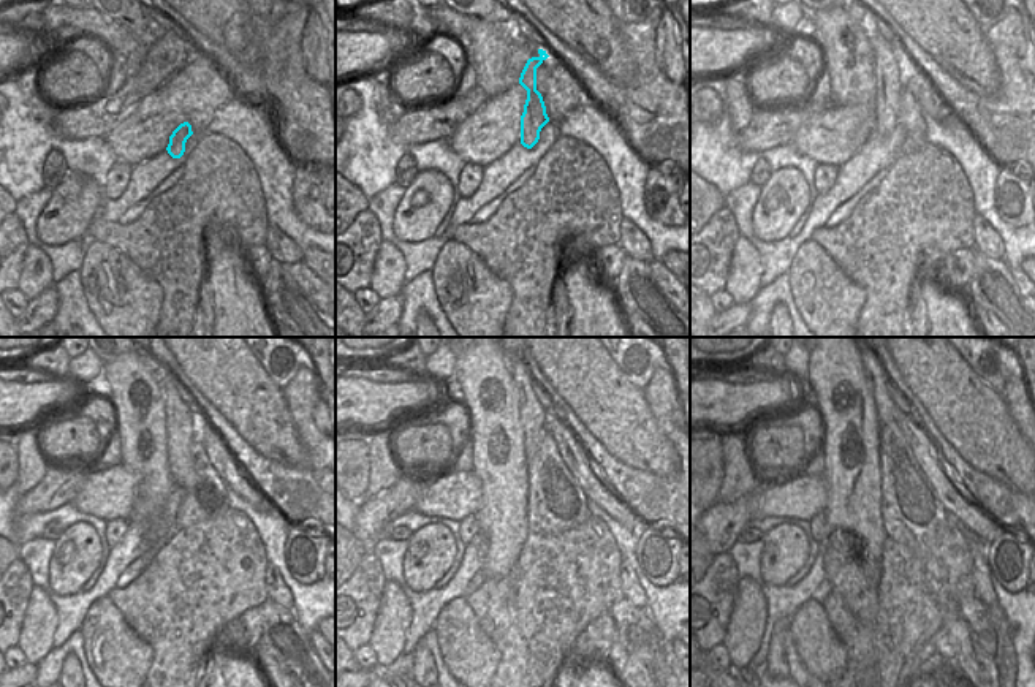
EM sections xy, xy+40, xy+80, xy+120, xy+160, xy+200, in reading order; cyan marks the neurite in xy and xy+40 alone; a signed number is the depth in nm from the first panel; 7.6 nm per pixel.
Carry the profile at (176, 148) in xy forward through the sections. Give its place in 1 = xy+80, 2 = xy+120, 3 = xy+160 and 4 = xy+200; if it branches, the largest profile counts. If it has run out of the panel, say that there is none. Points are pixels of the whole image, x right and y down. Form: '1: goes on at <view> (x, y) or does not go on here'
1: goes on at xy+80 (890, 67)
2: goes on at xy+120 (181, 423)
3: goes on at xy+160 (534, 417)
4: goes on at xy+200 (883, 404)

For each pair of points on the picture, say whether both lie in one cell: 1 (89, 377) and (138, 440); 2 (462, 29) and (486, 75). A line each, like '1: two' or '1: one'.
1: two
2: two

